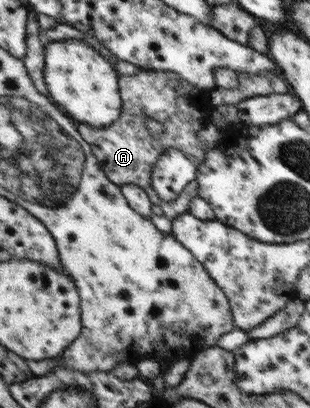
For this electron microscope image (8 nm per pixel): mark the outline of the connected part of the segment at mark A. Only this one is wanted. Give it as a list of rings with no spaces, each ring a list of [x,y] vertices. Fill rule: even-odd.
[[[138,68],[133,75],[121,75],[122,121],[118,125],[110,125],[106,128],[89,127],[87,124],[78,124],[78,133],[90,146],[93,156],[97,158],[98,167],[104,175],[116,186],[132,184],[137,185],[146,192],[149,200],[154,205],[161,206],[164,214],[169,218],[175,218],[188,212],[190,200],[197,196],[197,184],[186,184],[184,191],[176,196],[170,203],[164,203],[156,195],[151,185],[151,172],[154,163],[168,148],[180,150],[194,165],[199,166],[205,156],[205,150],[201,147],[201,141],[197,138],[198,131],[206,125],[208,113],[215,109],[208,99],[210,90],[196,91],[193,85],[182,79],[180,74],[173,71],[154,71]],[[146,117],[162,124],[163,131],[158,137],[152,137],[142,125]]]

